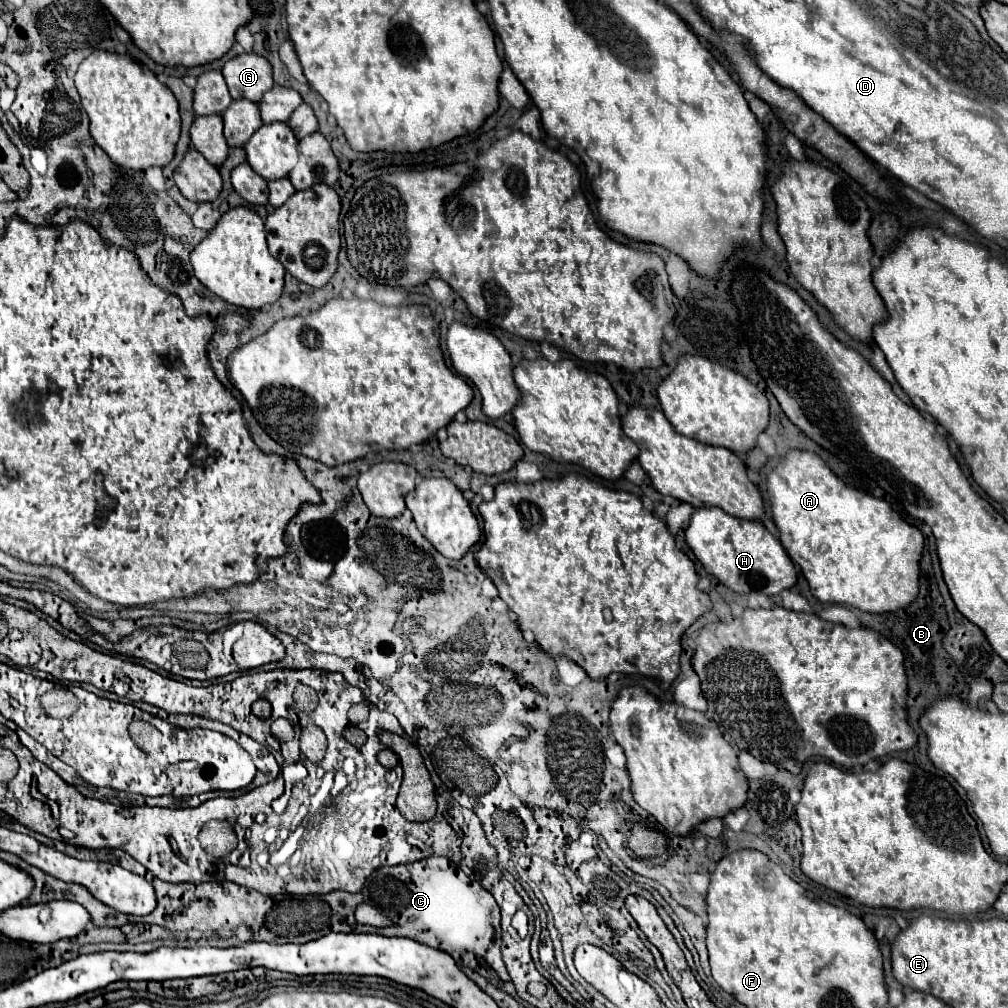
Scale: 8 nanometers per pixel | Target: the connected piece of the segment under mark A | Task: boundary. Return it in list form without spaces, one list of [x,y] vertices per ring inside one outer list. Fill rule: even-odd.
[[[798,449],[788,451],[770,473],[768,495],[774,523],[780,529],[780,543],[790,559],[800,565],[812,595],[822,603],[850,605],[866,613],[888,613],[898,611],[916,599],[924,537],[920,529],[908,525],[884,499],[848,487],[816,453]]]

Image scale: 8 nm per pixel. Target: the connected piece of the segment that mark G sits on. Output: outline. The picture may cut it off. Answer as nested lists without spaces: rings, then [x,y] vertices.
[[[242,53],[230,59],[224,65],[222,75],[232,99],[250,99],[252,103],[260,103],[262,95],[274,87],[270,63],[254,53]]]

